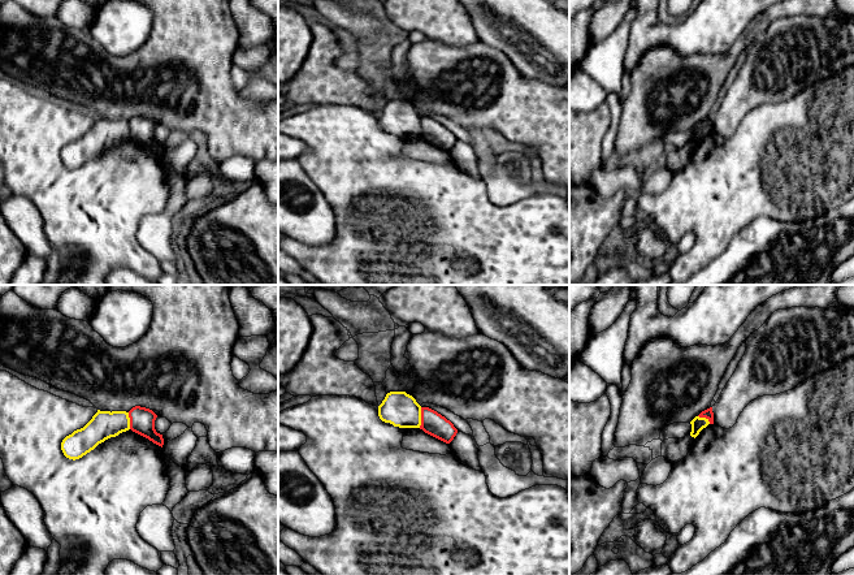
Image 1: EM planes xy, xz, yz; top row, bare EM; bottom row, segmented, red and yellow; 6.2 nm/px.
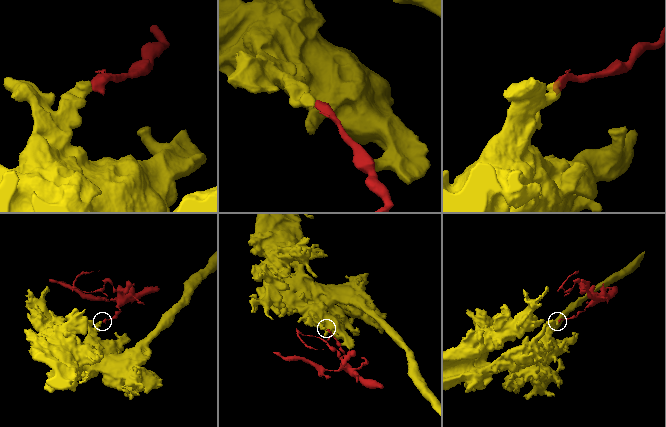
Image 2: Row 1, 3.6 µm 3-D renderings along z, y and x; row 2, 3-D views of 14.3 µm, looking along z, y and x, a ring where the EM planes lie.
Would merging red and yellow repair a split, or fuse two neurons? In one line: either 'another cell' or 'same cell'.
another cell

